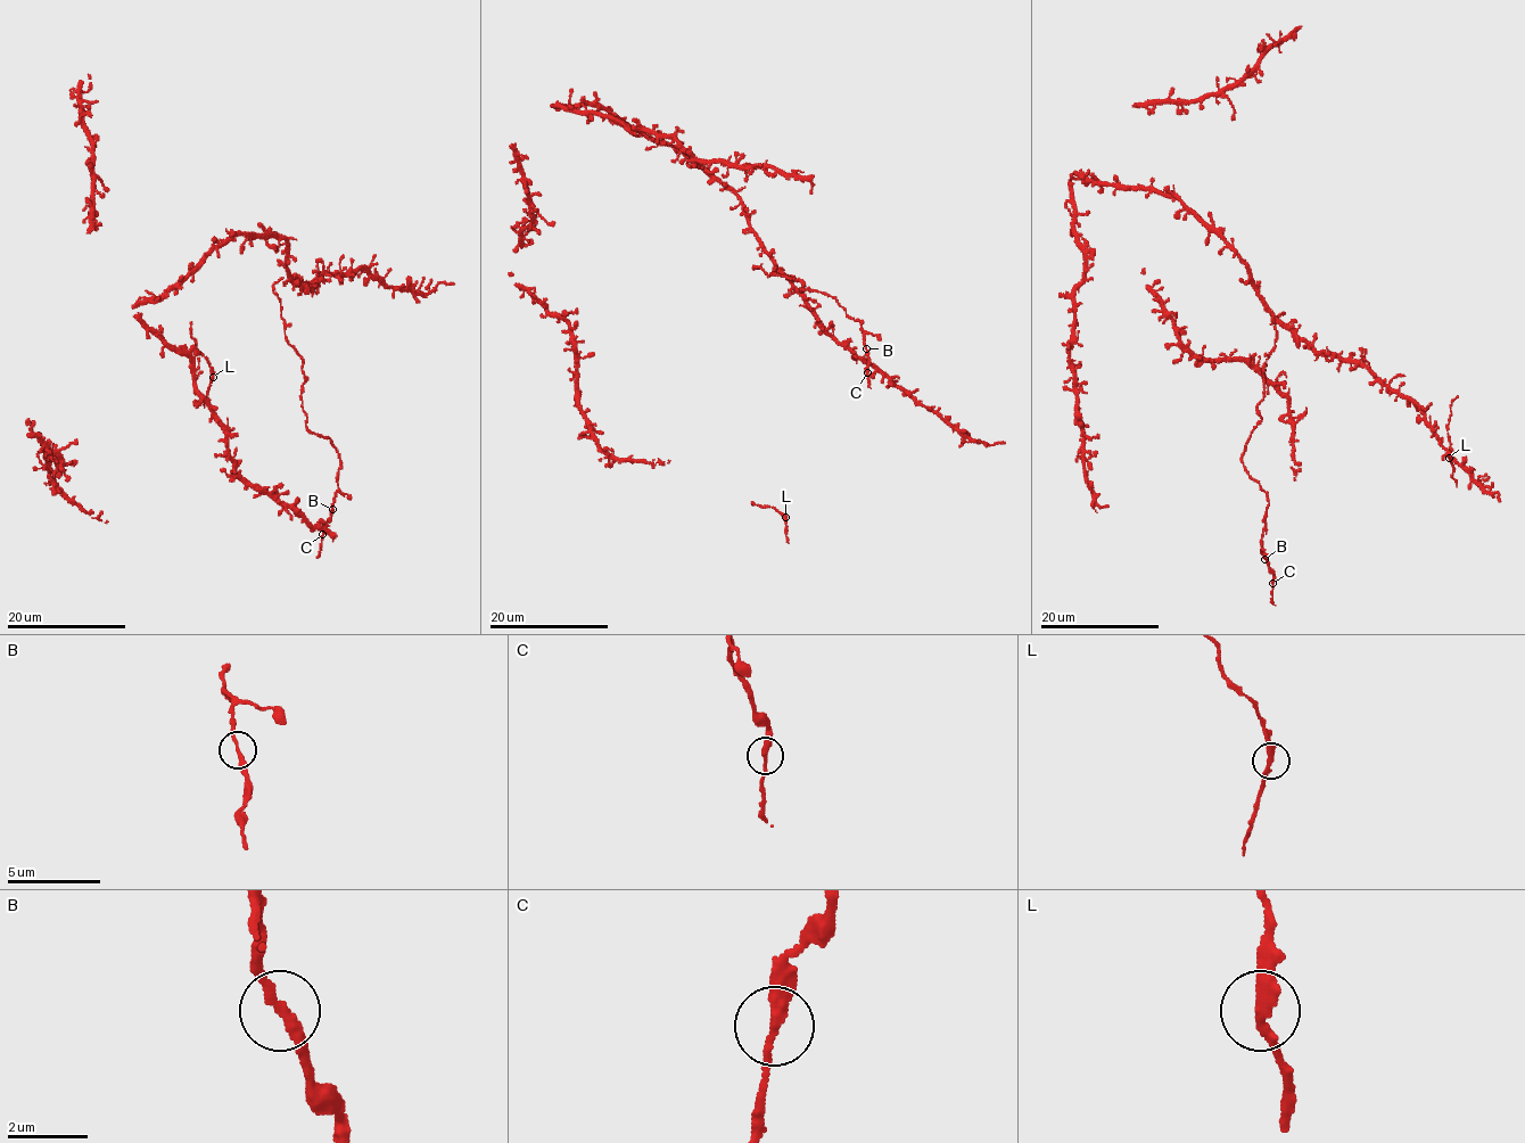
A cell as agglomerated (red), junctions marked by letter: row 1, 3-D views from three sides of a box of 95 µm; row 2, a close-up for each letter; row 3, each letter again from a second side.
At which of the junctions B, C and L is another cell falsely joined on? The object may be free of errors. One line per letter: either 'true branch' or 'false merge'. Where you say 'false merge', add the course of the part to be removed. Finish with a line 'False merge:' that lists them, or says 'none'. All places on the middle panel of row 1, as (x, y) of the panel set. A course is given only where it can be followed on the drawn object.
B: true branch
C: true branch
L: false merge; course (784, 517), (767, 506), (753, 504)
False merge: L

